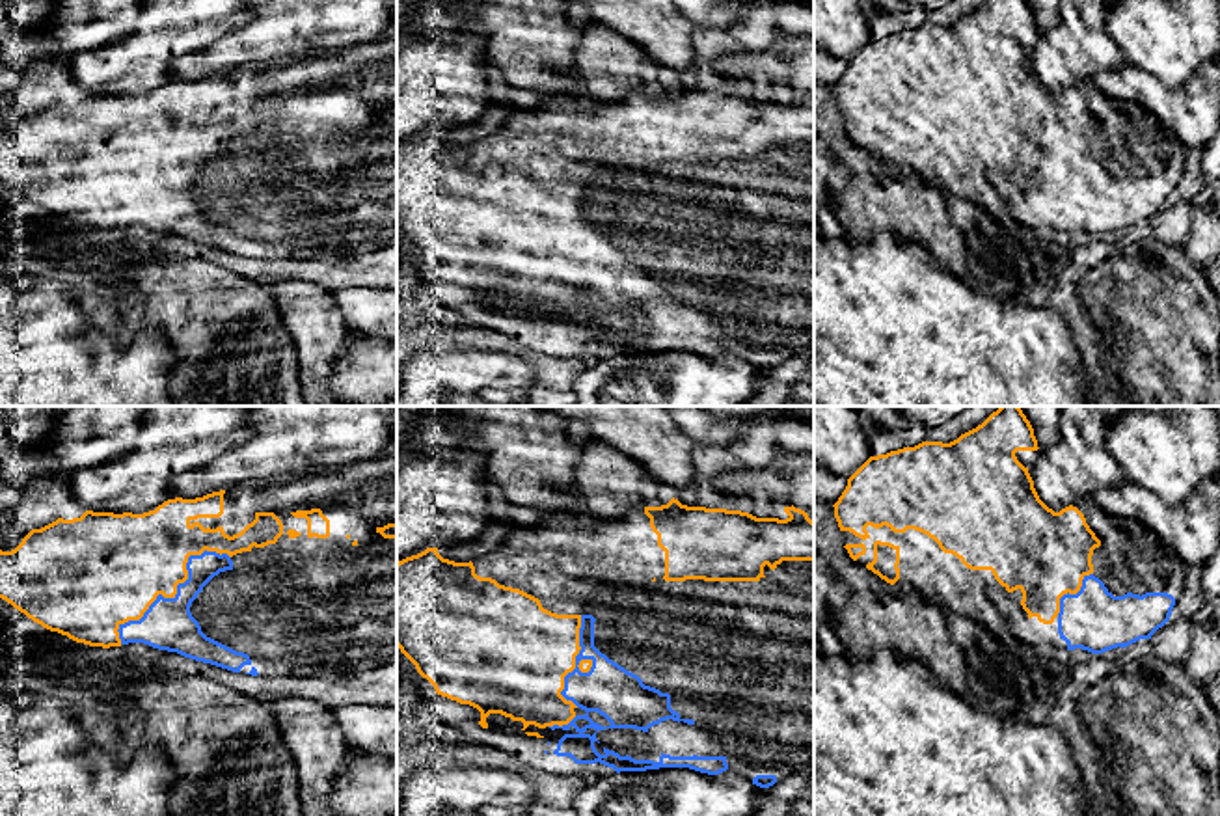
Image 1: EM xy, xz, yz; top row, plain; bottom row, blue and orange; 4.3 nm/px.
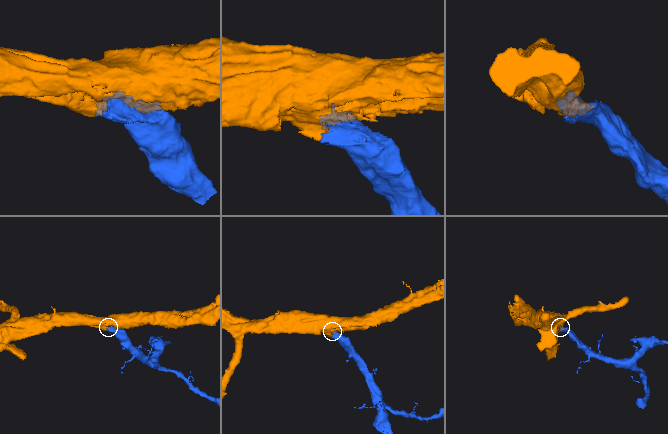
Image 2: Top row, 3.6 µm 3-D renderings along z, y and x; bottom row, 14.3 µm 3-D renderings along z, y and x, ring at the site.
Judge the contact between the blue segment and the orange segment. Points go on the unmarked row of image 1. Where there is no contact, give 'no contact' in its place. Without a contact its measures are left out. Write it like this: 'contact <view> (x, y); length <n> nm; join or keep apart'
contact xy (177, 176); length 600 nm; join

